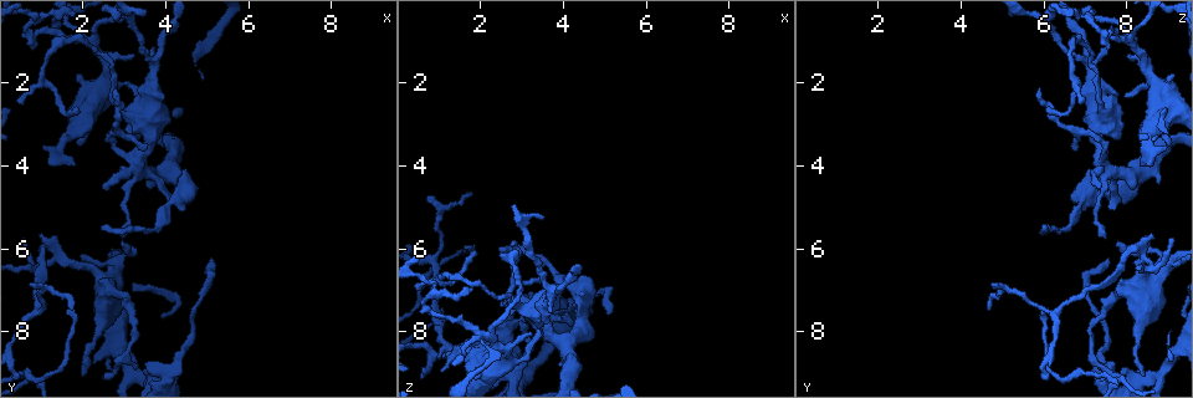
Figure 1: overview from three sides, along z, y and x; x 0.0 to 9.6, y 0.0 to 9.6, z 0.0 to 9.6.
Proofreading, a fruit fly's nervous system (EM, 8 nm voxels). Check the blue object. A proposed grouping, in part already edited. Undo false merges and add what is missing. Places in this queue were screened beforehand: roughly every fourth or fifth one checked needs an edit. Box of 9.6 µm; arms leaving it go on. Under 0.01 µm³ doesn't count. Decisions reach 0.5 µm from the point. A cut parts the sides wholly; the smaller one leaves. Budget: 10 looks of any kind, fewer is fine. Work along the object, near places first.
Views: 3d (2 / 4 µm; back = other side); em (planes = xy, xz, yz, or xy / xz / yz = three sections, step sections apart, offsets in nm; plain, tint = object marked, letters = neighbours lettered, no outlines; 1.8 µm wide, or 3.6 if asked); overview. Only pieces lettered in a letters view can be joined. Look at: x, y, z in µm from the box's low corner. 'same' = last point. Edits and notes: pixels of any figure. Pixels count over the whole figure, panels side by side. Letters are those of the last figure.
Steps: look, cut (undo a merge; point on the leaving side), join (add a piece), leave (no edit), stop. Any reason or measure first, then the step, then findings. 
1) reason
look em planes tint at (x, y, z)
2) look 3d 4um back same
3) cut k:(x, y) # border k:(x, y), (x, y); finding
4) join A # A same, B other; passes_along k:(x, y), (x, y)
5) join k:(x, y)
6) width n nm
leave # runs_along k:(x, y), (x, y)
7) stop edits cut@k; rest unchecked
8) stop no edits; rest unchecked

branch stops here
look em xz step 8 letters at (5.10, 6.25, 7.60)

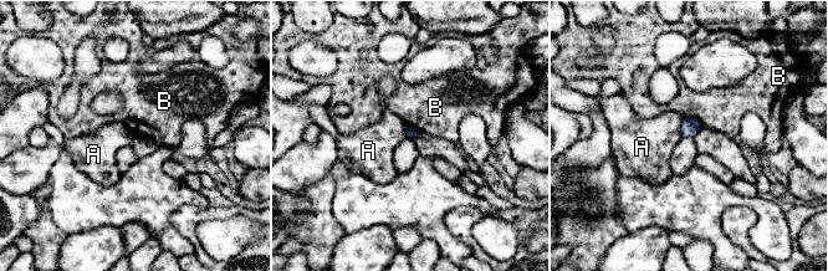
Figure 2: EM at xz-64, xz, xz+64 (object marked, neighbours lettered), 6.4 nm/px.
longest_contact B 140 nm
leave # A other, B other; border 2:(684, 117), (681, 137); none of them fits

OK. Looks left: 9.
look 3d 2um at (1.85, 1.85, 9.15)

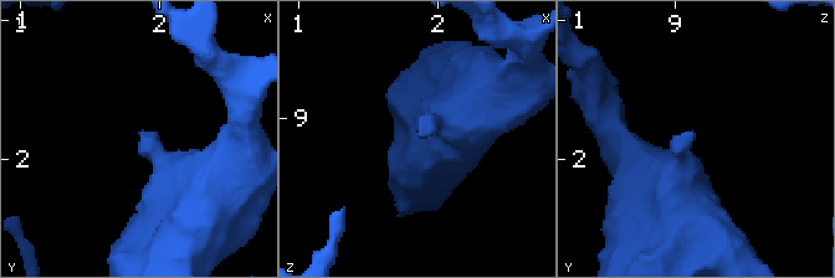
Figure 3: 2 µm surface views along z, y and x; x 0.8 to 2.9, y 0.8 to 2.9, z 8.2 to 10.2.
look em planes plain at (1.86, 1.78, 9.10)

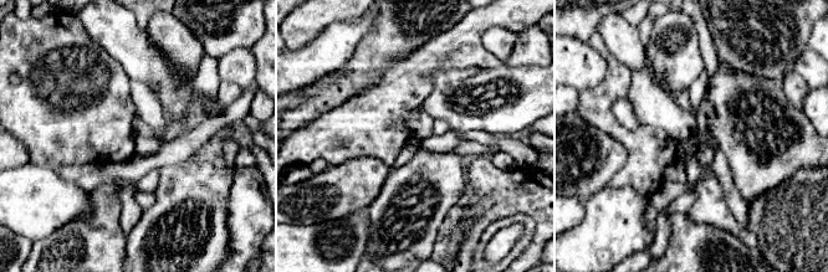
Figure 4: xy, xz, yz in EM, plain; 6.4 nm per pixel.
look em planes letters same

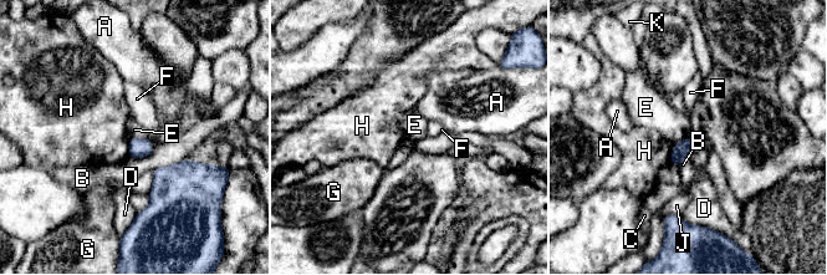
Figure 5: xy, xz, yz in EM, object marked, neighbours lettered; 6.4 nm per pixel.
leave # A other, B other, C other, D other, E other, F other, G other, H other, J other, K other; border 5:(129, 136), (146, 138); none of them fits

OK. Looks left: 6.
look em planes tint at (0.70, 0.90, 7.50)

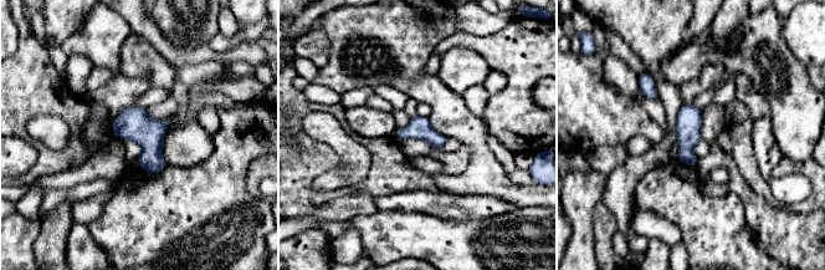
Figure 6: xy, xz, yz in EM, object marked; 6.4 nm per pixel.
what lies round it
look em planes letters same

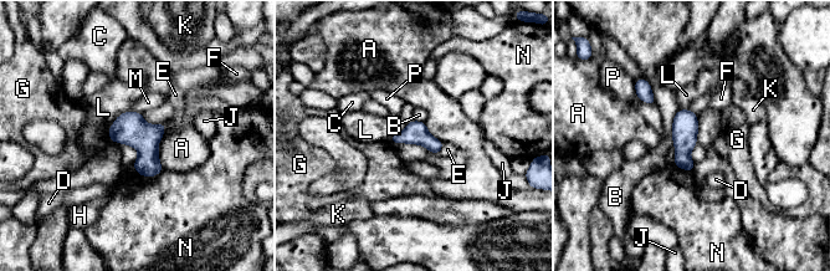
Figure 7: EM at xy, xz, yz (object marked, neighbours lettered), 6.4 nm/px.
longest_contact A 300 nm
leave # A other, B other, C other, D other, E other, F other, G other, H other, J other, K other, L other, M other, N other, P other; border 7:(167, 123), (158, 147), (163, 169); one neuron here

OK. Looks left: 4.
look 3d 2um at (3.35, 2.30, 7.95)

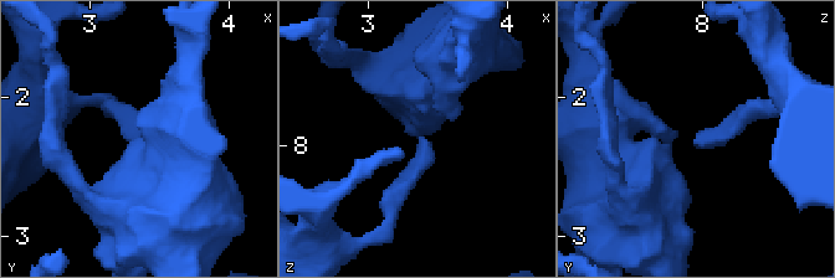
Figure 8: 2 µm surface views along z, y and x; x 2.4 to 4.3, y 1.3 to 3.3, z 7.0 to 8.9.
look em planes letters at (3.38, 2.34, 7.94)

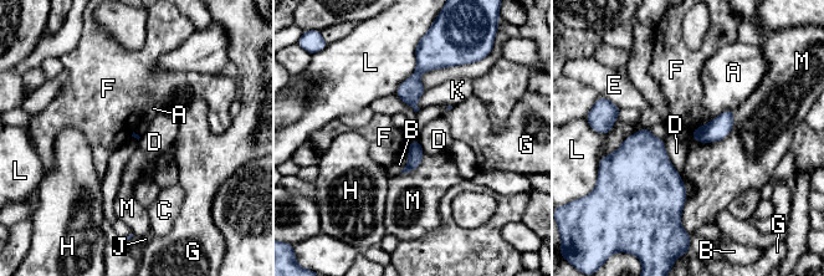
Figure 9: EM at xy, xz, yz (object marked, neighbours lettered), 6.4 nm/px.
leave # A other, B other, C other, D other, E other, F other, G other, H other, J other, K other, L other, M other; none of them fits

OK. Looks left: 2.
stop no edits; rest unchecked

